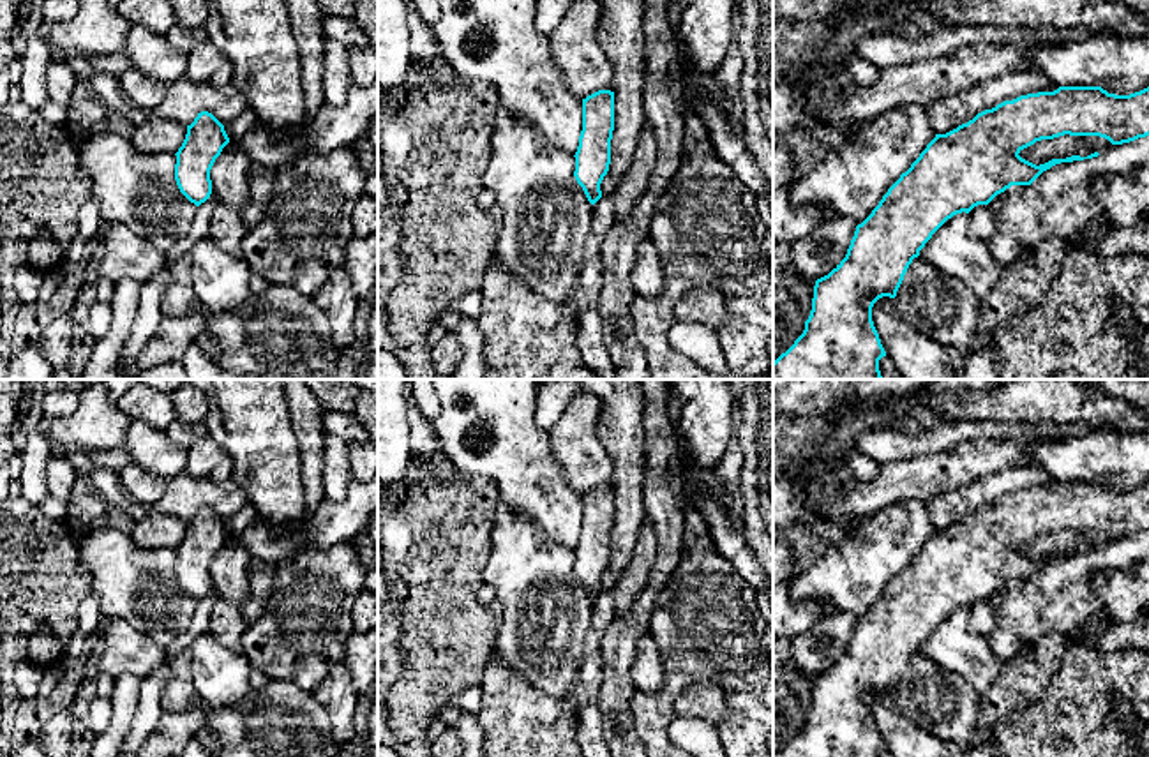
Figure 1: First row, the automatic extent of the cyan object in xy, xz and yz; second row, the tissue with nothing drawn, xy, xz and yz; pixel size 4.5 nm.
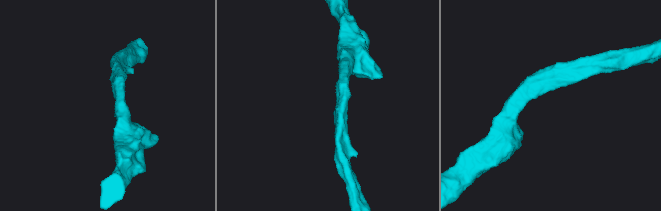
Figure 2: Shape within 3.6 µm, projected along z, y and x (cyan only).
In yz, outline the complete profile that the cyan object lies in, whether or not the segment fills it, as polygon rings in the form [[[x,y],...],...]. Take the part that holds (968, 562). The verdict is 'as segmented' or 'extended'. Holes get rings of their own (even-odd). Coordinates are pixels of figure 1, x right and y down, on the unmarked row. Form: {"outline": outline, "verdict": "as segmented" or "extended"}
{"outline": [[[1059,482],[1054,487],[1027,489],[985,505],[946,529],[935,529],[872,609],[856,621],[845,653],[815,676],[805,725],[775,757],[879,757],[886,752],[872,716],[874,699],[882,692],[897,692],[912,655],[953,611],[988,600],[1011,581],[1031,581],[1055,559],[1100,551],[1071,551],[1040,561],[1018,551],[1036,536],[1064,529],[1100,531],[1112,540],[1149,531],[1149,482],[1130,491],[1108,489],[1101,482]]], "verdict": "as segmented"}

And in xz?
{"outline": [[[598,485],[582,494],[582,526],[574,551],[574,572],[591,600],[602,593],[600,579],[611,559],[612,526],[614,487]]], "verdict": "as segmented"}

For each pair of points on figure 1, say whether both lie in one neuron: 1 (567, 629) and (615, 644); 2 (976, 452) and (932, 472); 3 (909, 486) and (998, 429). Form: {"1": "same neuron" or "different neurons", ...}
{"1": "different neurons", "2": "same neuron", "3": "different neurons"}

